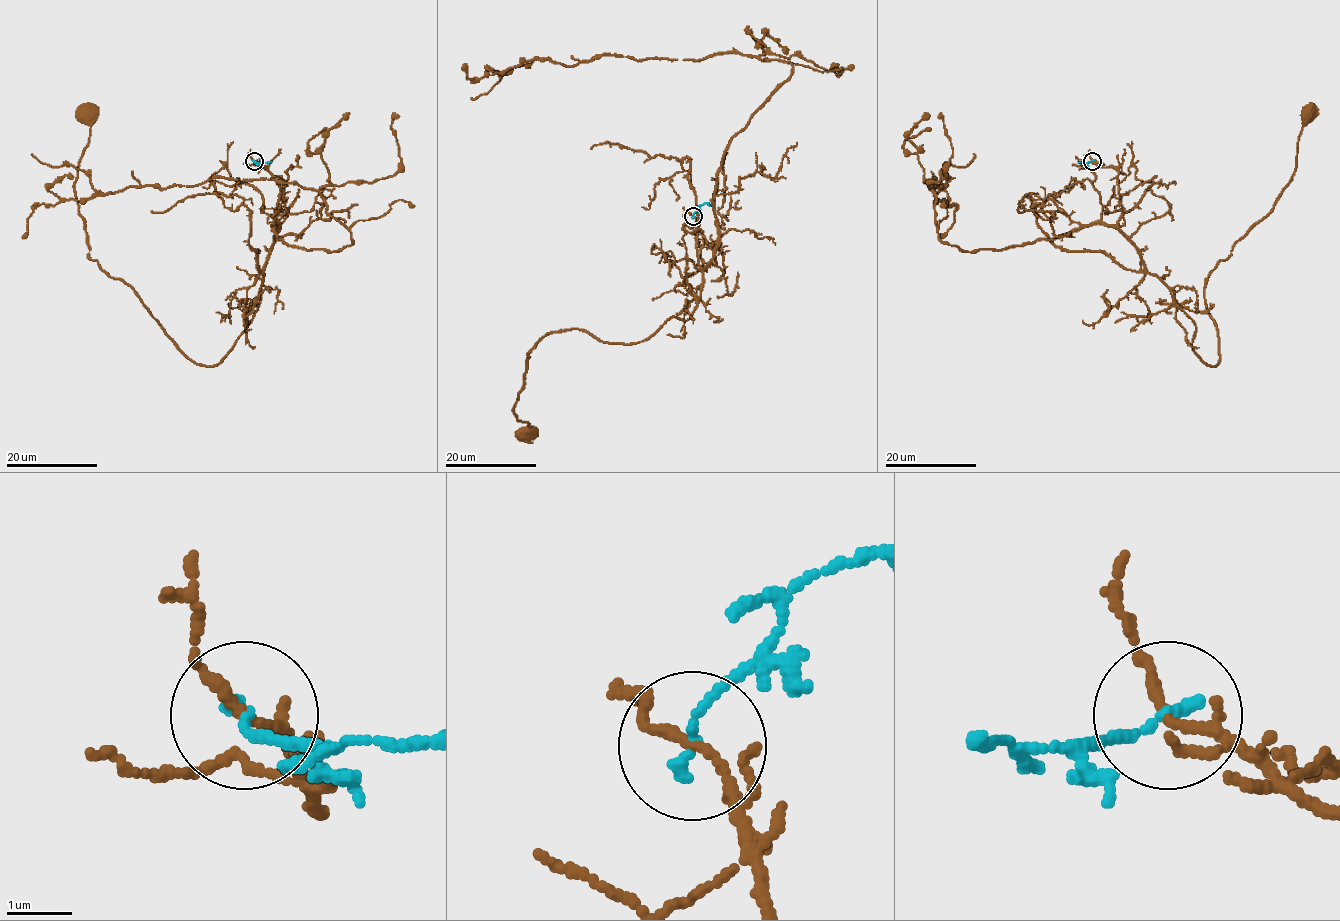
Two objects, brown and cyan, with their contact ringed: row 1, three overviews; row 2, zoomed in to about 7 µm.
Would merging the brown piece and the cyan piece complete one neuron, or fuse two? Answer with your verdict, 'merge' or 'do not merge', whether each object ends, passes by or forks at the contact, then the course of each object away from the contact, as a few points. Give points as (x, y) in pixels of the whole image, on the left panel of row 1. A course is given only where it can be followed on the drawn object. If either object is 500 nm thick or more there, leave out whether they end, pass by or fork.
do not merge | brown forks | cyan ends | brown via (253, 160), (280, 188), (260, 301), (231, 351), (194, 363), (88, 254), (74, 184), (88, 109) | cyan via (253, 160), (272, 162)

